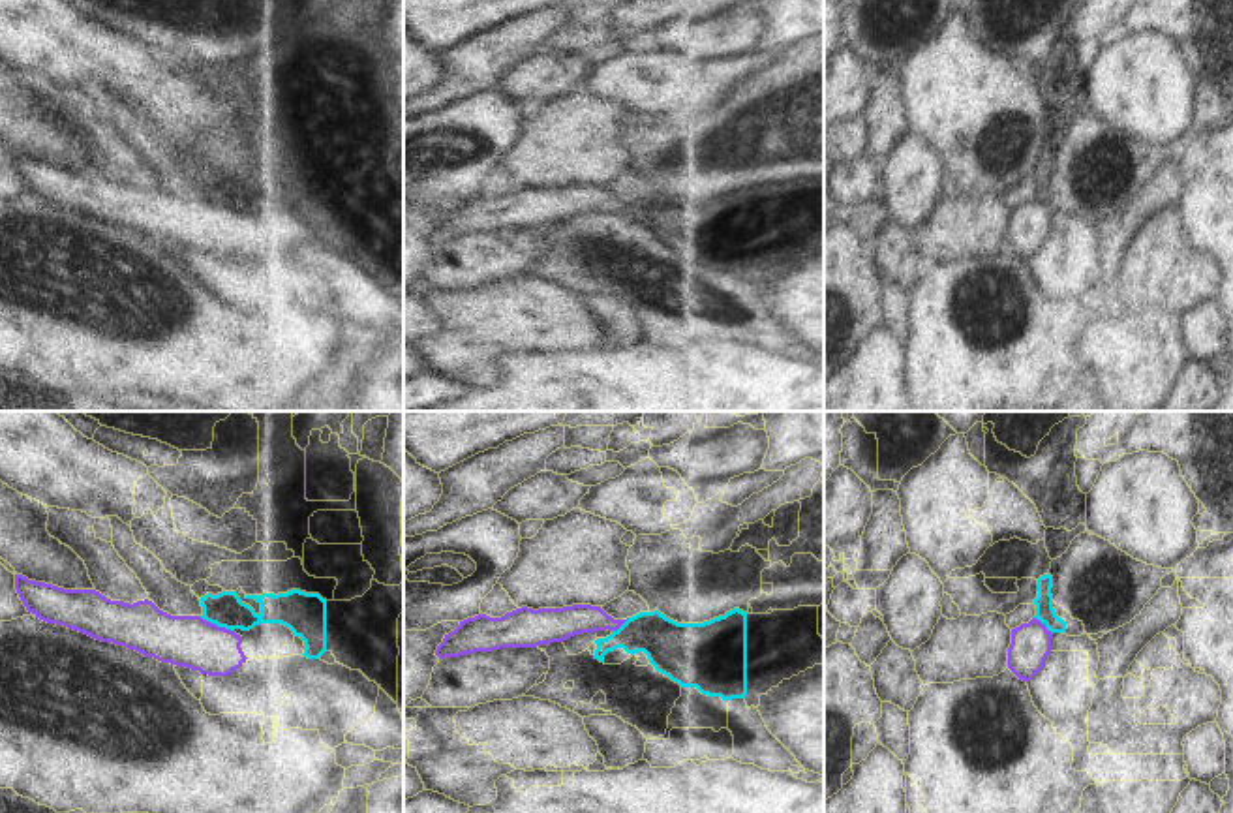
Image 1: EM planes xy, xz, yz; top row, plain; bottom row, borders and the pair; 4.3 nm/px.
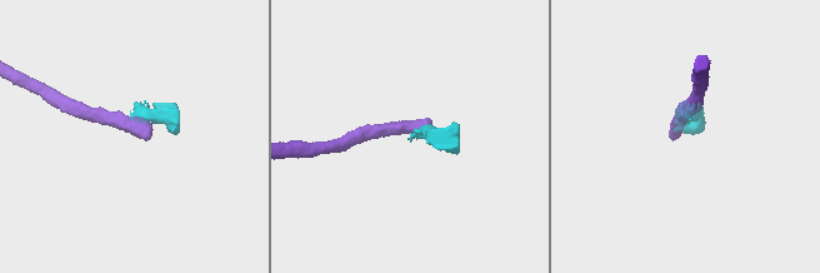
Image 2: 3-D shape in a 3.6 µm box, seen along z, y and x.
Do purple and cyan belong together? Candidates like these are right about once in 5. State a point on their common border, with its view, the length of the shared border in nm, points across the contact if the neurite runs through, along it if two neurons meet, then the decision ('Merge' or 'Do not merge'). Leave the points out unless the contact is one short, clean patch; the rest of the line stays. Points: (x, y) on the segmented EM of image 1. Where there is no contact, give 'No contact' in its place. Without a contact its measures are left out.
Touches purple at xy (214, 624). Shared border 160 nm. Boundary: xy (199, 616), (231, 631). Do not merge

